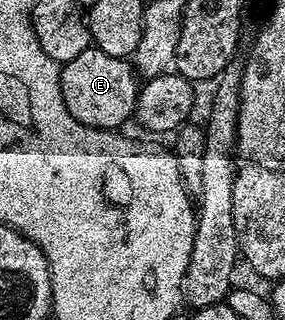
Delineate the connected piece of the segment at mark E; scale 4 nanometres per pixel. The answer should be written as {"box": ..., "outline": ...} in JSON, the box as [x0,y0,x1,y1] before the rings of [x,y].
{"box":[59,44,141,131],"outline":[[[92,44],[85,52],[81,52],[81,56],[62,63],[59,83],[65,108],[73,120],[94,130],[113,131],[118,131],[123,128],[119,126],[132,121],[141,82],[128,59],[109,56]]]}

